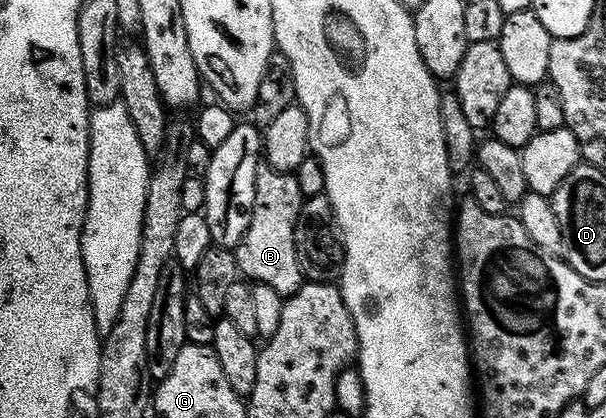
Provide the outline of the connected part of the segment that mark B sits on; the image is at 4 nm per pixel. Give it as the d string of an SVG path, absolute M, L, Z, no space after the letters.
M265 163L259 164L252 219L248 223L248 231L244 231L244 239L240 239L240 243L233 248L239 274L247 282L272 287L272 291L284 299L291 297L304 283L294 242L296 219L300 215L303 200L300 183L293 173L276 171Z

